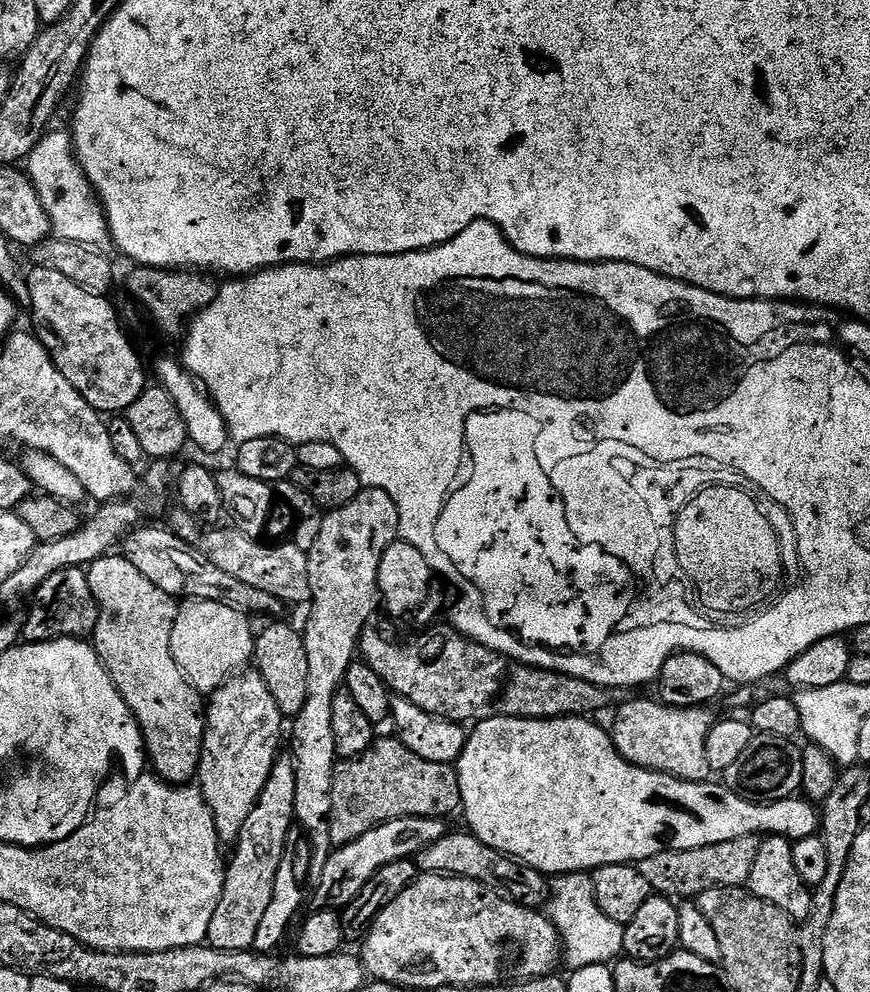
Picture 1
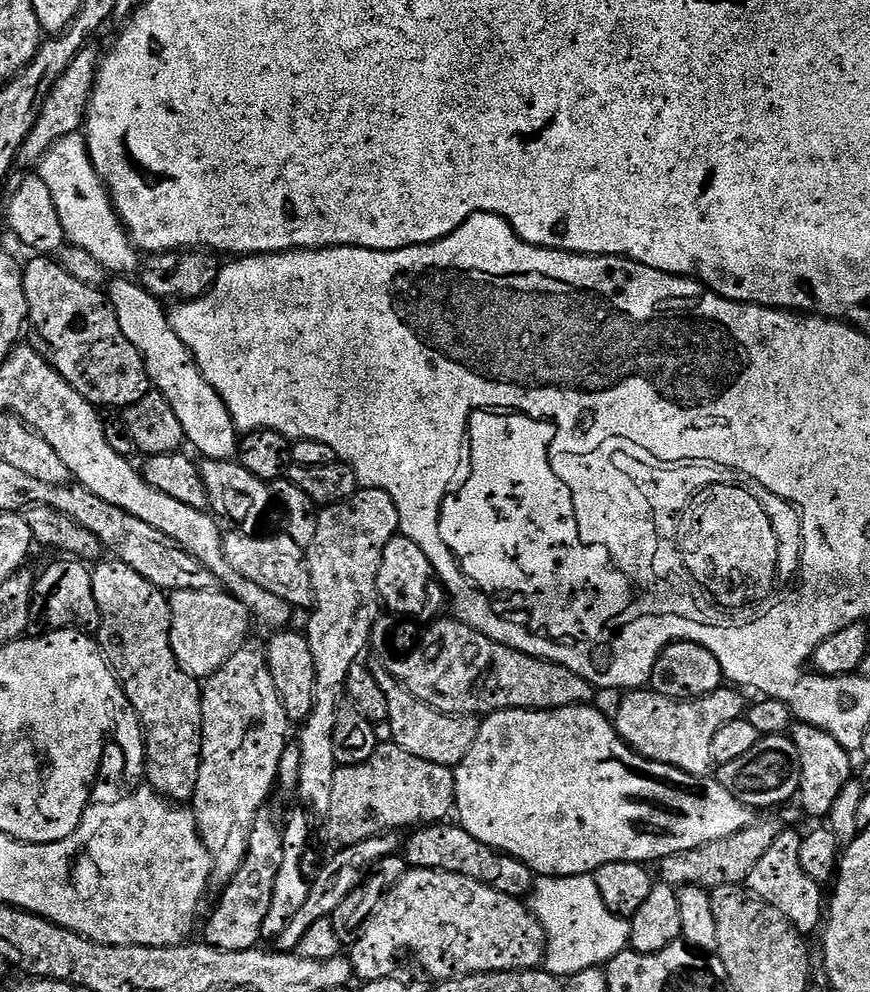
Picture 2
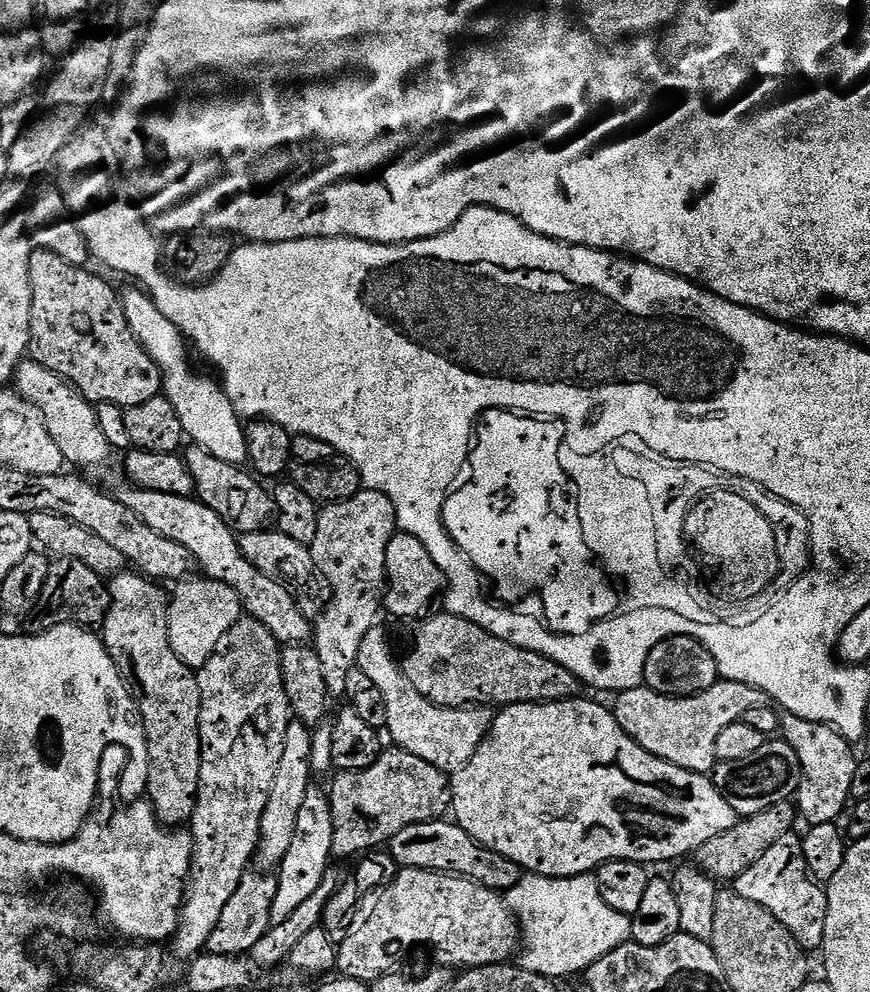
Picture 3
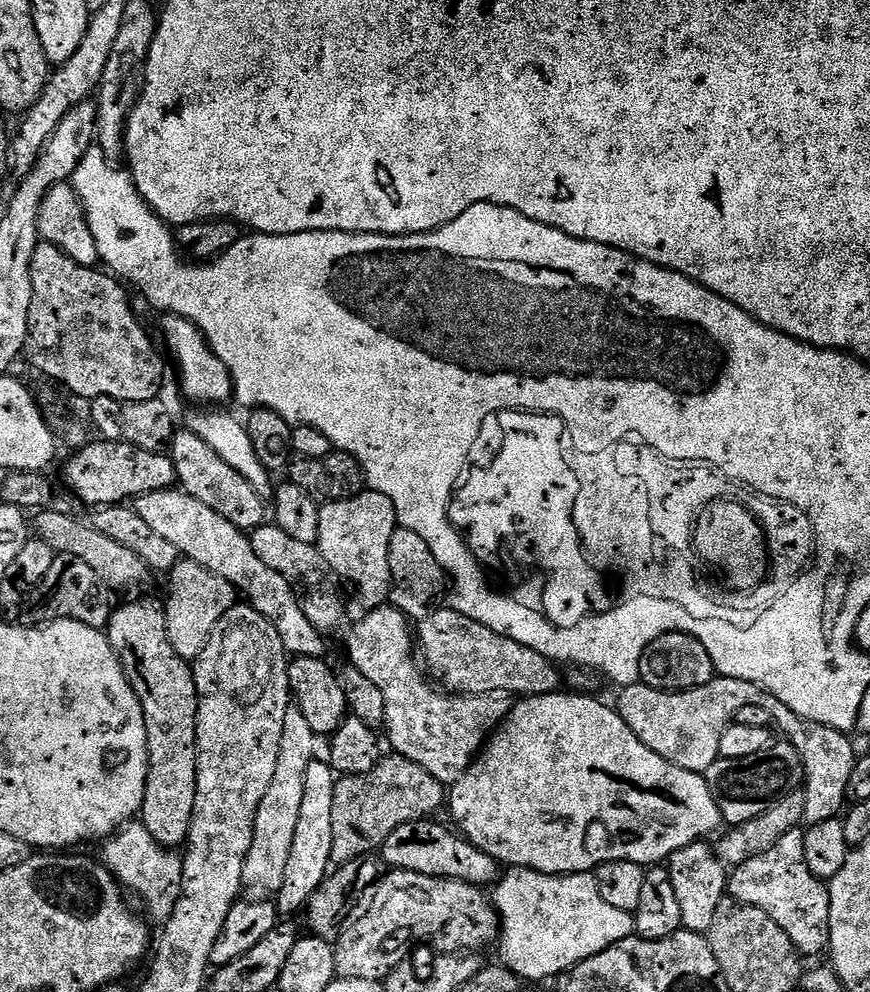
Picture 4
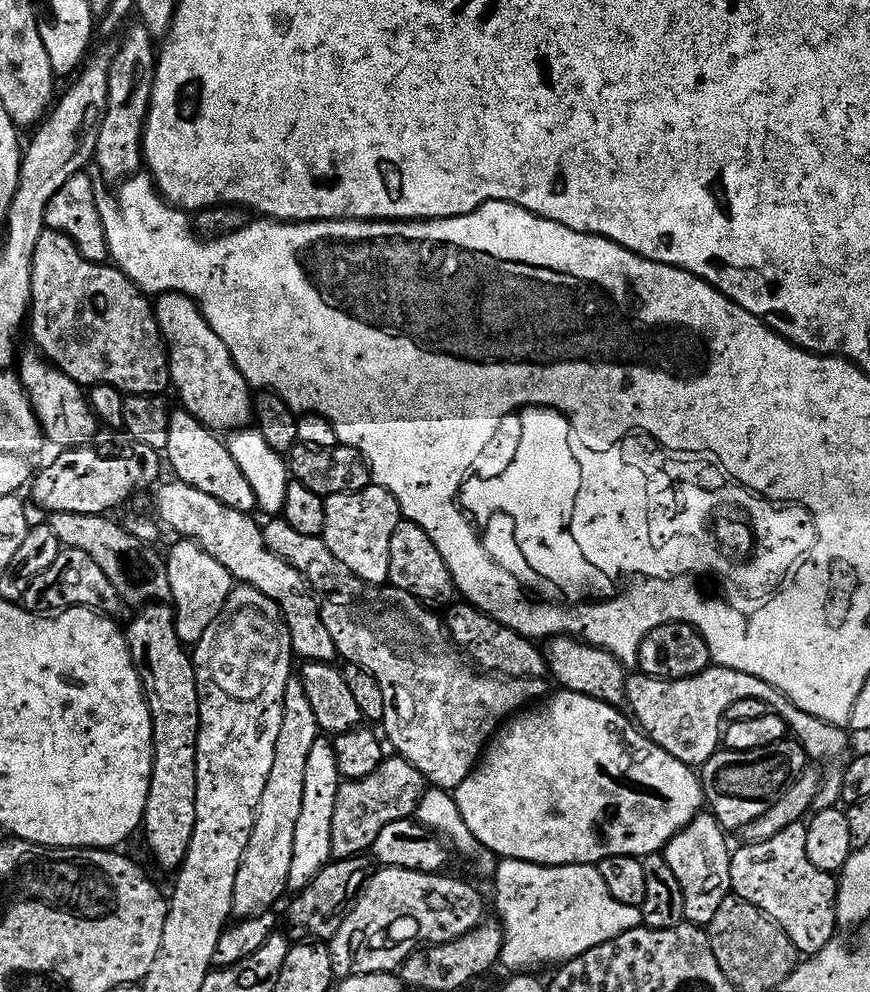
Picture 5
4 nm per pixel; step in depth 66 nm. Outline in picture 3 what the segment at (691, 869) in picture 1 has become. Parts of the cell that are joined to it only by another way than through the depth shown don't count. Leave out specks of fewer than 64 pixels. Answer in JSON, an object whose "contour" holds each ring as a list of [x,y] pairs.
{"contour":[[[787,800],[770,806],[770,810],[737,819],[734,827],[726,830],[726,834],[710,838],[710,842],[698,850],[698,867],[717,882],[735,882],[739,876],[746,874],[746,870],[750,870],[750,866],[754,866],[754,862],[758,862],[758,858],[762,858],[762,854],[766,854],[766,850],[770,850],[770,846],[774,846],[774,842],[793,832],[797,827],[795,824],[798,824],[798,813]]]}

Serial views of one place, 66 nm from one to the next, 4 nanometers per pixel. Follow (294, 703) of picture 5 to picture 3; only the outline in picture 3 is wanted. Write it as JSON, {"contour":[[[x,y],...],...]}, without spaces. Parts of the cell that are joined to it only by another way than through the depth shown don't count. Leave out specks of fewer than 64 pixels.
{"contour":[[[293,719],[286,730],[286,742],[282,742],[282,758],[278,762],[278,770],[274,773],[274,786],[270,786],[270,794],[266,798],[266,810],[262,810],[260,823],[259,859],[264,859],[272,866],[278,866],[282,858],[290,850],[290,842],[294,838],[294,826],[298,822],[298,810],[302,810],[302,801],[306,798],[306,790],[313,787],[314,773],[310,762],[310,746],[313,729],[301,720]]]}

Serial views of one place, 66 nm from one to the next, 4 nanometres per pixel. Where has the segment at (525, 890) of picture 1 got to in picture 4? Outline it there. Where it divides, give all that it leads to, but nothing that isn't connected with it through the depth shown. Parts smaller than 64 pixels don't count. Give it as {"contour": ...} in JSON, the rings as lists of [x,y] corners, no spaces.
{"contour":[[[429,818],[406,822],[406,826],[398,826],[398,830],[394,830],[390,838],[386,838],[382,849],[383,863],[392,870],[426,874],[447,880],[461,880],[477,886],[485,886],[484,884],[492,886],[500,880],[502,875],[500,861],[465,840],[463,835],[457,834],[451,827],[443,828],[442,825],[435,824],[436,822],[435,819]]]}

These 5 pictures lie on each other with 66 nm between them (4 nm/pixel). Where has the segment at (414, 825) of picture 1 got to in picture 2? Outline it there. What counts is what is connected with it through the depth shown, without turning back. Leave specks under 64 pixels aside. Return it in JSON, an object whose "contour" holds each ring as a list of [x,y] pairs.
{"contour":[[[386,832],[383,836],[375,836],[366,842],[358,842],[349,848],[333,851],[331,853],[333,856],[325,864],[323,861],[319,865],[316,879],[310,886],[310,898],[306,898],[302,910],[298,910],[298,914],[294,914],[294,918],[290,918],[286,930],[282,930],[282,934],[276,936],[275,951],[295,952],[298,942],[302,942],[302,937],[310,930],[310,926],[332,917],[334,910],[338,910],[338,906],[342,906],[342,902],[346,902],[346,898],[350,898],[352,891],[365,883],[364,871],[368,867],[371,869],[373,866],[379,865],[381,860],[387,860],[389,856],[397,855],[401,848],[401,837],[397,833]]]}

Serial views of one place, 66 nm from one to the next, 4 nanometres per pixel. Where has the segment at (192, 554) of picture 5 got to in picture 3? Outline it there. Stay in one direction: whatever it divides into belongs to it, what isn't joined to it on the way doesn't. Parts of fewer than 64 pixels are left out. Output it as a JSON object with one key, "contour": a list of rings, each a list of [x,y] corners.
{"contour":[[[197,574],[185,578],[171,589],[168,601],[168,641],[182,663],[198,670],[216,653],[218,642],[242,619],[238,594],[230,586]]]}

